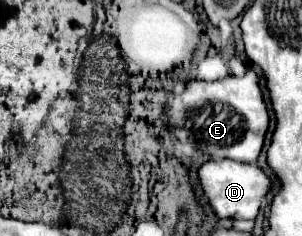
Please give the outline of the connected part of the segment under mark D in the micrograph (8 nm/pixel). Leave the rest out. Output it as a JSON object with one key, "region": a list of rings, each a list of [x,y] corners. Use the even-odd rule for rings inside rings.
{"region":[[[208,160],[198,168],[198,184],[210,202],[216,218],[232,218],[232,220],[254,220],[260,202],[264,200],[270,180],[264,170],[256,164],[244,164],[234,160]]]}

